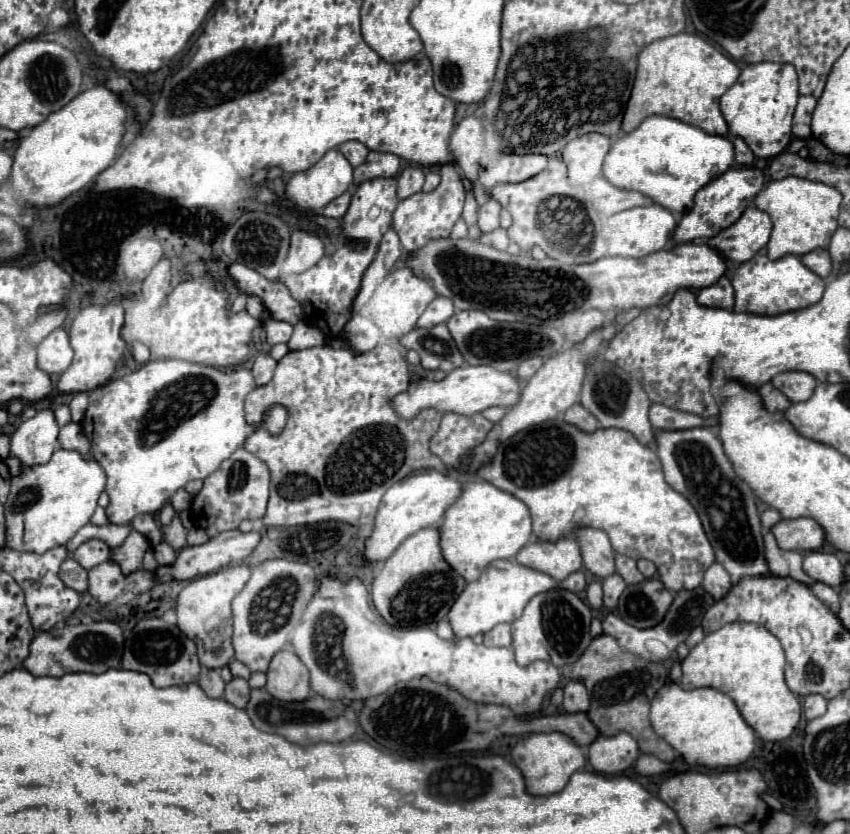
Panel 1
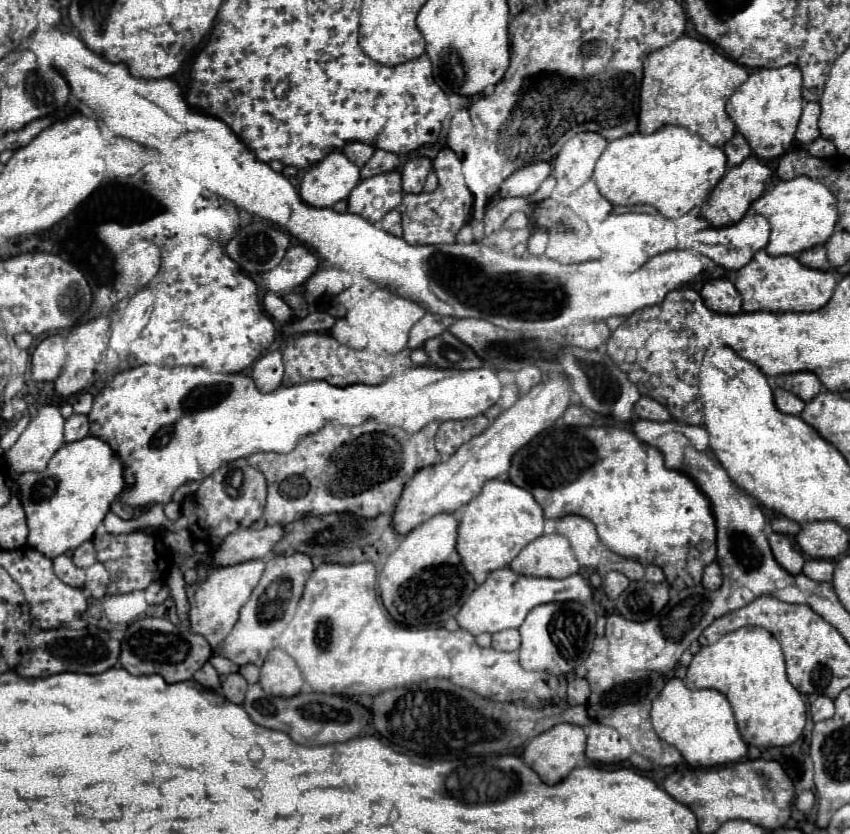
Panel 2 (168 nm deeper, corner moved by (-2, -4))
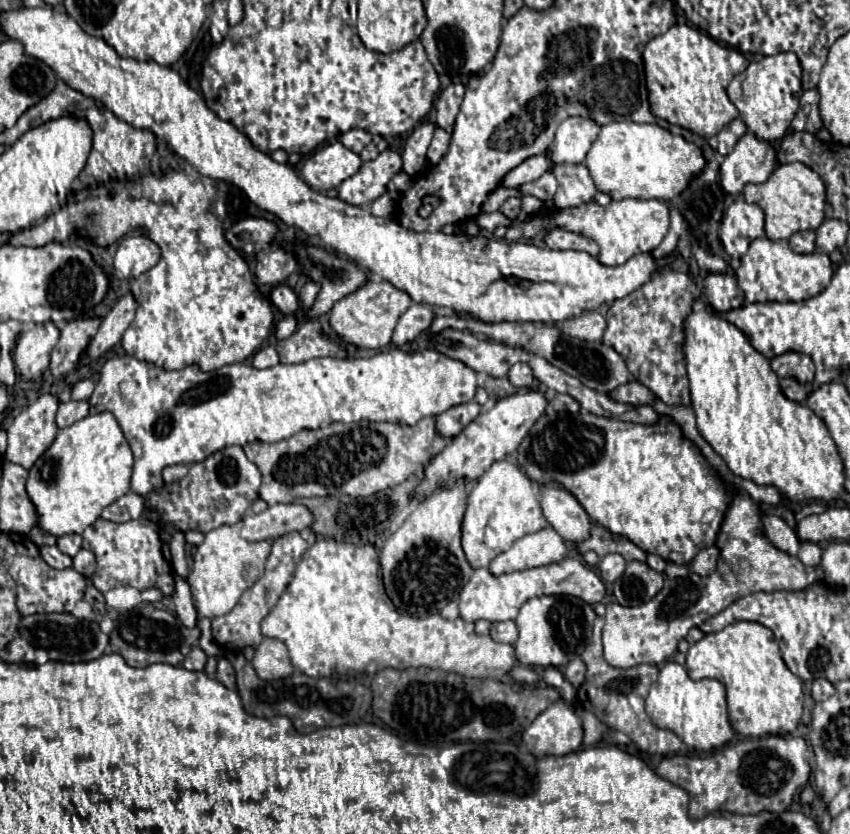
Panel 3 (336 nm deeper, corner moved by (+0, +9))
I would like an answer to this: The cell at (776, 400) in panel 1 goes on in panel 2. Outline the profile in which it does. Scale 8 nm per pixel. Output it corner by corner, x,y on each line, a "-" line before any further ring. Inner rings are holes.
773,388
775,394
775,406
783,412
783,414
801,414
805,402
801,398
797,398
795,394
783,390
783,388

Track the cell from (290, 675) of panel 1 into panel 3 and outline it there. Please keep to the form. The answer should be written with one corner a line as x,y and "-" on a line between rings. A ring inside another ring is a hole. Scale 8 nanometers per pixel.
269,637
263,639
263,643
255,649
255,657
251,663
253,663
257,675
265,681
291,677
295,671
285,643
277,641
277,639
269,639

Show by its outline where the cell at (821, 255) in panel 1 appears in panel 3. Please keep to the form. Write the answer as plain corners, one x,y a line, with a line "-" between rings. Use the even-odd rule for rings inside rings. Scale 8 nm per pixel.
801,231
789,237
789,245
795,253
813,253
817,249
815,245
815,231

